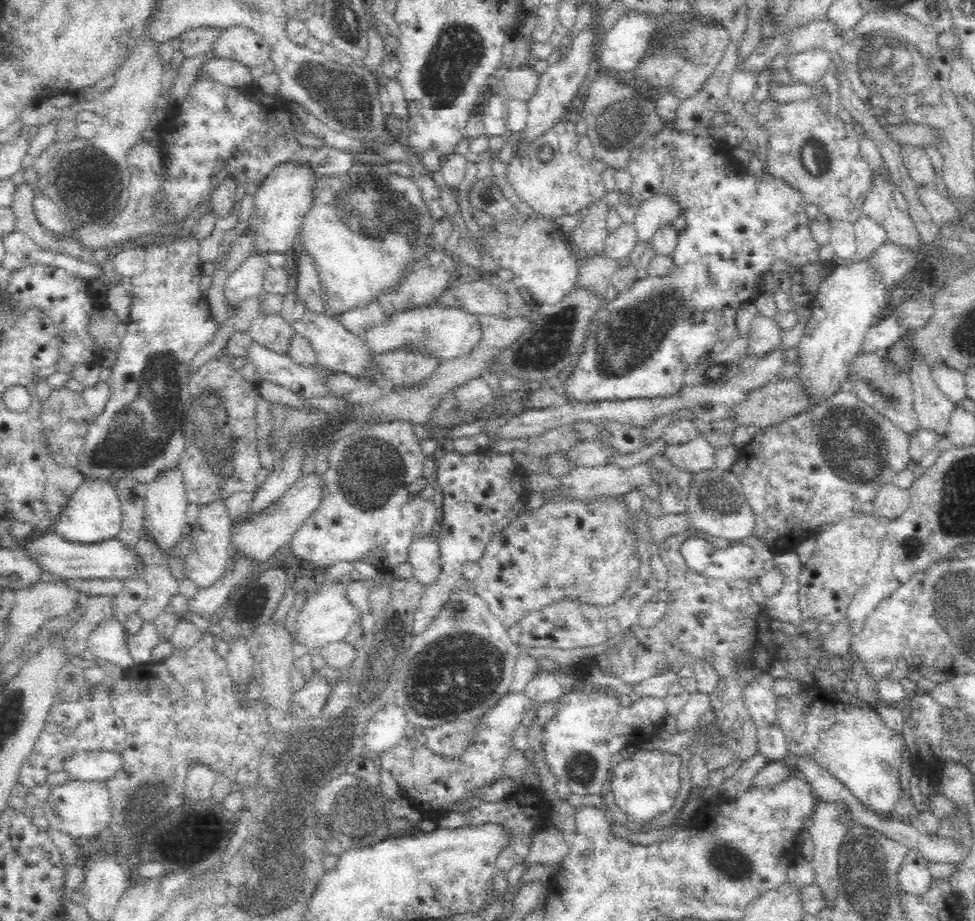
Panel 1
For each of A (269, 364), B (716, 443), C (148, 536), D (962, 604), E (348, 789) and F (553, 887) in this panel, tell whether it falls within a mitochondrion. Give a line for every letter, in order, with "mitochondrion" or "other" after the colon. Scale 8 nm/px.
A: other
B: other
C: other
D: mitochondrion
E: mitochondrion
F: other

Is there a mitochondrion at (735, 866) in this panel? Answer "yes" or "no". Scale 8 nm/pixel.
yes

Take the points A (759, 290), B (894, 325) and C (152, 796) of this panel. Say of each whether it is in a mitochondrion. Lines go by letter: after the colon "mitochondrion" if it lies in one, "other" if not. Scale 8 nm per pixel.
A: other
B: other
C: mitochondrion

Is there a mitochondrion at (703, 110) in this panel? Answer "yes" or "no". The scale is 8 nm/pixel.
no

